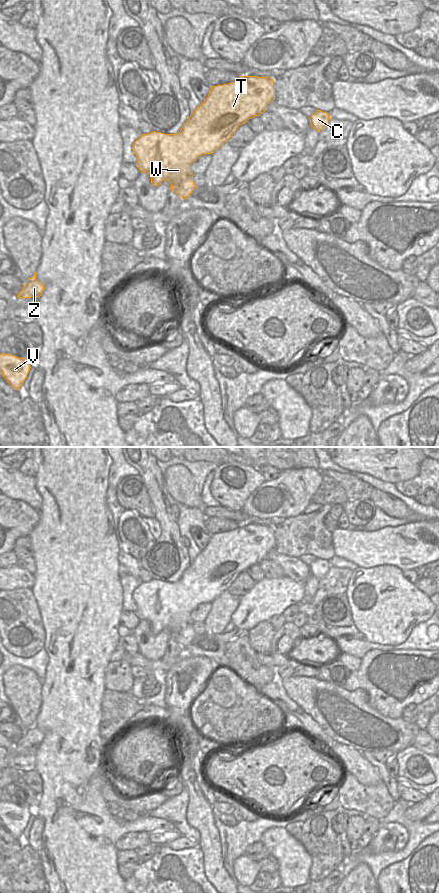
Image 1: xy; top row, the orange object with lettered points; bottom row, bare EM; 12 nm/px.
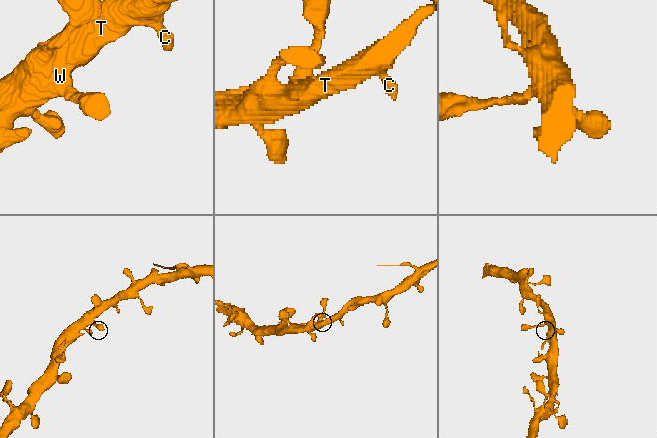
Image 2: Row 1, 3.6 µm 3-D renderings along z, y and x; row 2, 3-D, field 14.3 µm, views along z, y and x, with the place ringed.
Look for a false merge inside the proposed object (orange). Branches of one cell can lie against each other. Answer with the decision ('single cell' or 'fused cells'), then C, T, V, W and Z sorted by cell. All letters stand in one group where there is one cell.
single cell; C T V W Z

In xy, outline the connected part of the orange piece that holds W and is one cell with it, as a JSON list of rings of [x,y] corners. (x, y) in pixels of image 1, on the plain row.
[[[241,524],[229,532],[212,534],[207,546],[190,563],[177,582],[164,582],[152,579],[142,582],[132,597],[138,607],[136,614],[147,620],[151,631],[159,634],[164,628],[171,632],[182,647],[187,647],[196,636],[191,621],[191,612],[204,602],[212,602],[227,590],[240,573],[249,567],[260,564],[267,553],[275,548],[275,531],[270,525]]]

